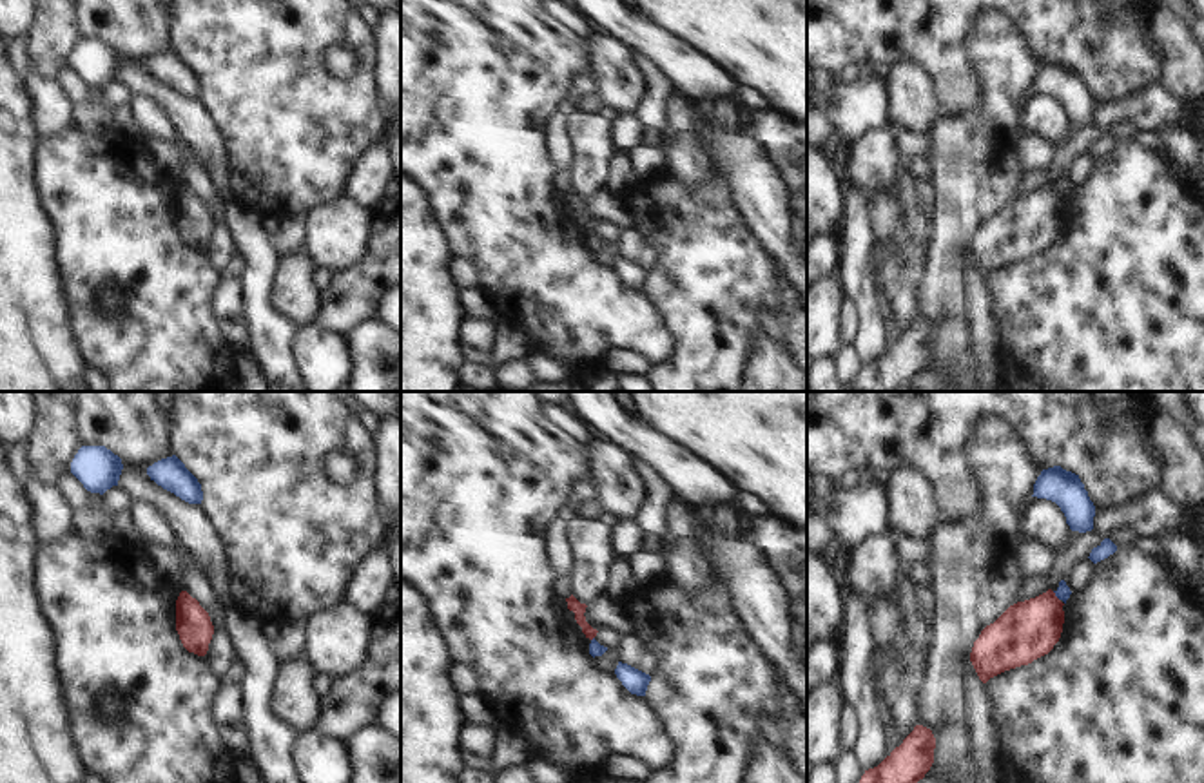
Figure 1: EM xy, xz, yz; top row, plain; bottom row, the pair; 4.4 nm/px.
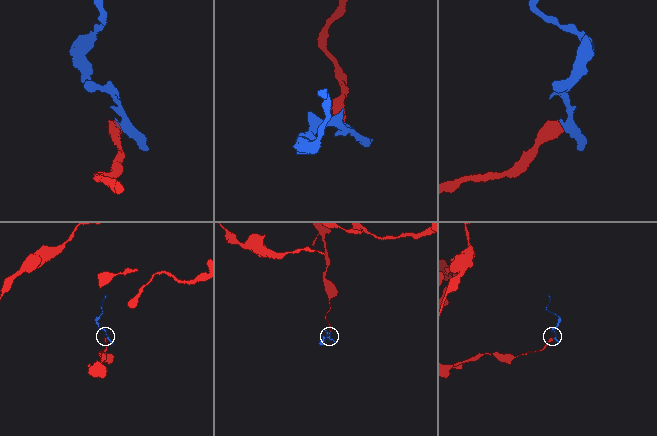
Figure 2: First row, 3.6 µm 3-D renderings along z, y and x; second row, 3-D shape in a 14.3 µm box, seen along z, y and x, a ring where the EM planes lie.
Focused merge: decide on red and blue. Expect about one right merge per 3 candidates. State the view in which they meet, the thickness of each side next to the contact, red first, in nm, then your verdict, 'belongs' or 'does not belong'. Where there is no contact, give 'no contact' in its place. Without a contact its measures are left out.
yz | 260/70 nm | does not belong

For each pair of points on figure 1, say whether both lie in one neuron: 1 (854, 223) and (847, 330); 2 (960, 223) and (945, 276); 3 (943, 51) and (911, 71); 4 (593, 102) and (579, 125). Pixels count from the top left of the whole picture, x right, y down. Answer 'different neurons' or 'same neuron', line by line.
1: different neurons
2: same neuron
3: different neurons
4: different neurons

